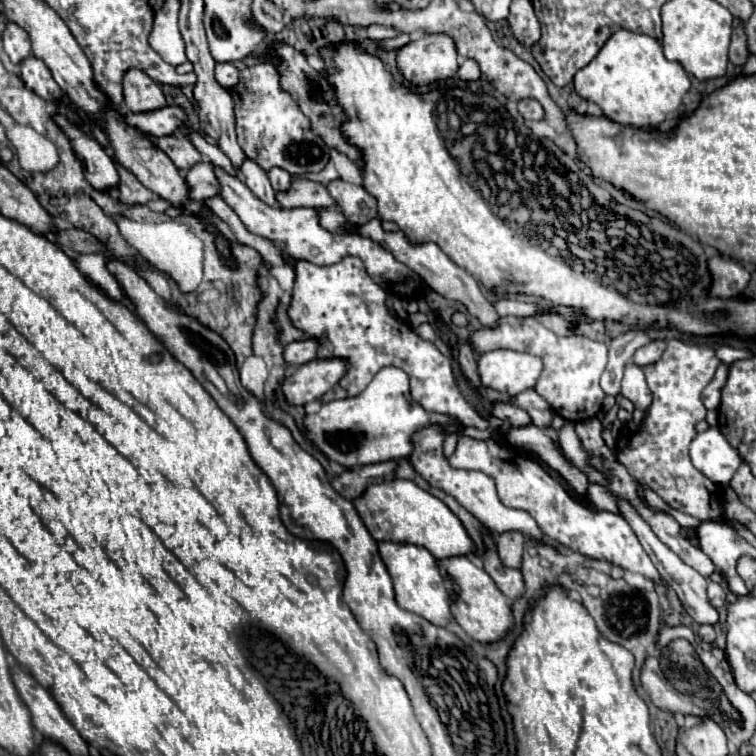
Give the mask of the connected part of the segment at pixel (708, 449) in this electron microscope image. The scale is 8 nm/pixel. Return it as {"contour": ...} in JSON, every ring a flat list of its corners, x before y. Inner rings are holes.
{"contour":[[708,428,694,438,690,444,690,458,708,480,720,486,728,486,730,478,742,464,738,450,730,446,718,428]]}

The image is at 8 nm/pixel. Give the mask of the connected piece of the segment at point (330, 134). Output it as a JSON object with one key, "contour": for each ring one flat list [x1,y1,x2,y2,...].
{"contour":[[276,44,274,48,276,56,282,58,280,66,282,66,282,88,284,90,290,90,290,94,294,94,294,100,298,102,300,110,312,120,312,126,314,126,314,132,326,142,326,146,330,148,336,148,340,154,348,156,358,168,364,168,364,156,362,156,362,150,354,144,348,142,348,138,344,136,342,132,342,124,348,120,348,116,344,114,342,106,338,104,338,98,336,98,336,90,334,86,328,82,328,78,324,74,320,74,316,68,312,68,306,60,306,56,298,50,294,50,292,46,286,46,286,44]]}

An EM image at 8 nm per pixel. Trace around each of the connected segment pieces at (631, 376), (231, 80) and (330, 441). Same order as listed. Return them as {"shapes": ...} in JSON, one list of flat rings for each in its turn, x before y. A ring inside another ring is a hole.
{"shapes":[[[630,362,626,366,620,394,624,398,628,398,640,410,646,410,646,406,650,406,650,388,646,386,646,378,644,378,642,368,636,366,634,362]],[[216,64,216,78,224,88,236,86,238,84,238,68,234,64]],[[394,366,382,368,362,394,344,400,332,400,328,404,322,404,318,412,304,416,308,440,318,446,318,450,328,460,334,460,346,468,408,458,412,452,412,432,428,424,440,424,446,432,460,430,454,418,444,414,430,414,422,410,422,406,414,404,408,394,406,372]]]}

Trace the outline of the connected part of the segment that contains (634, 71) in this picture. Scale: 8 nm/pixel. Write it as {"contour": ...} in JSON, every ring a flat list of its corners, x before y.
{"contour":[[618,30,596,58,576,72,574,90,584,100,598,104,602,114,612,122,632,128,648,128,664,122,668,114,680,112,684,96,690,90,690,78,678,62,664,58,662,44,656,38]]}

